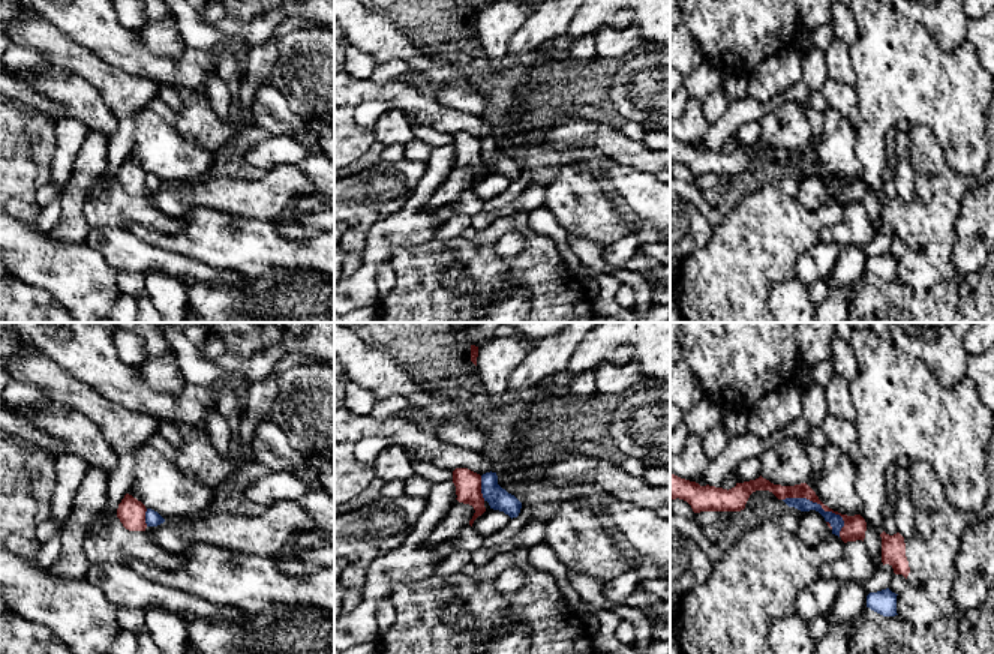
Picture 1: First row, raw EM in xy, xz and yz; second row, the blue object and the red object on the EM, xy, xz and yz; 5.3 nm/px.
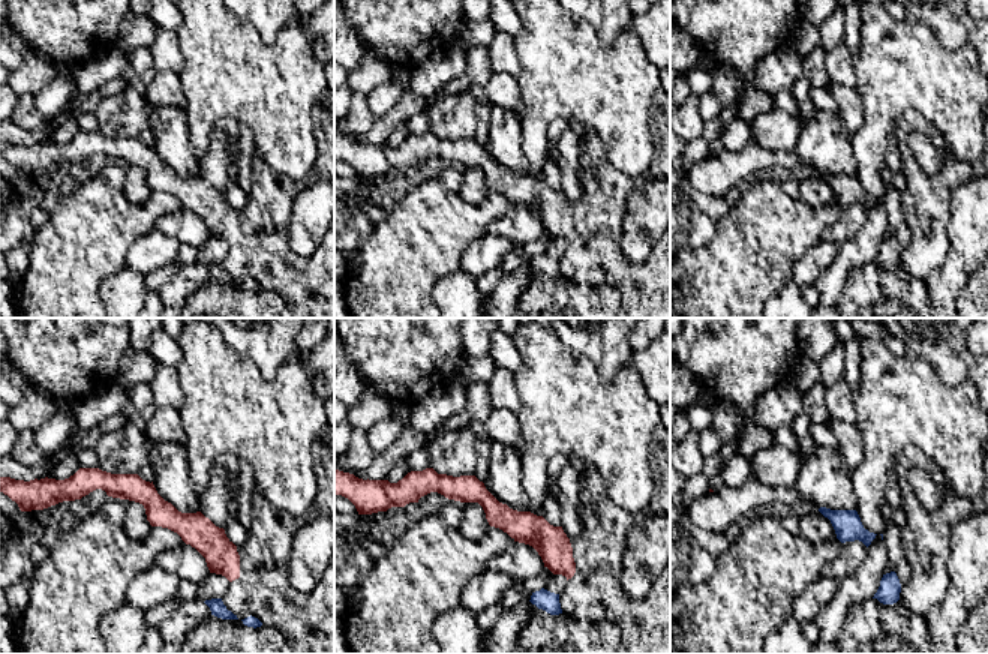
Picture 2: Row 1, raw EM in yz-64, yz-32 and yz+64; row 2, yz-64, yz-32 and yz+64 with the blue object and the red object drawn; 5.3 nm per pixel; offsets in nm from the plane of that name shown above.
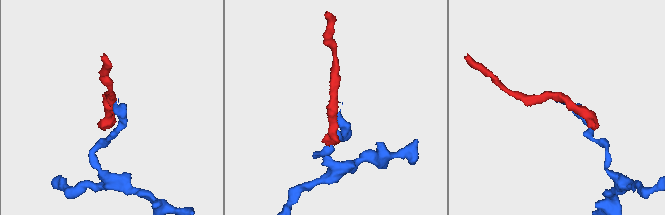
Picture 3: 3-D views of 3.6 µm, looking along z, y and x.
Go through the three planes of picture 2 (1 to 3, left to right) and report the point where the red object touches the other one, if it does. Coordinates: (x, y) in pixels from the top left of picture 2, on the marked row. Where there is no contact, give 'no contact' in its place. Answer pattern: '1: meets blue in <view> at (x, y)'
1: no contact
2: no contact
3: no contact

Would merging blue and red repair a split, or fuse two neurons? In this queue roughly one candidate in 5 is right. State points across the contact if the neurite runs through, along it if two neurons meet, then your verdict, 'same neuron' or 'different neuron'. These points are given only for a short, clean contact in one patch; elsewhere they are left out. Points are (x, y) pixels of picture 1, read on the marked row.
along yz (783, 498), (808, 498), (837, 513), (843, 521), (840, 536) | different neuron

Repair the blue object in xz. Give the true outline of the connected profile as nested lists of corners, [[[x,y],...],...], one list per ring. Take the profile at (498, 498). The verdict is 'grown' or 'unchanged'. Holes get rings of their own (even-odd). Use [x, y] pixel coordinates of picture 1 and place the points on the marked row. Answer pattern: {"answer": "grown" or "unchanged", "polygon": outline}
{"answer": "unchanged", "polygon": [[[496,472],[481,476],[481,494],[490,508],[504,512],[511,519],[519,516],[522,502],[498,484]]]}

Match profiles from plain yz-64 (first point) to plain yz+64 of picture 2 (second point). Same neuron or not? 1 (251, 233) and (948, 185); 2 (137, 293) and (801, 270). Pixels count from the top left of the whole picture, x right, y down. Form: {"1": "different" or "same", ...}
{"1": "same", "2": "different"}

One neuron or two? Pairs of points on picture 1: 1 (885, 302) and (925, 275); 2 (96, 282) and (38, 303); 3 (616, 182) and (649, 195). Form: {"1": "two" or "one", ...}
{"1": "two", "2": "two", "3": "one"}

